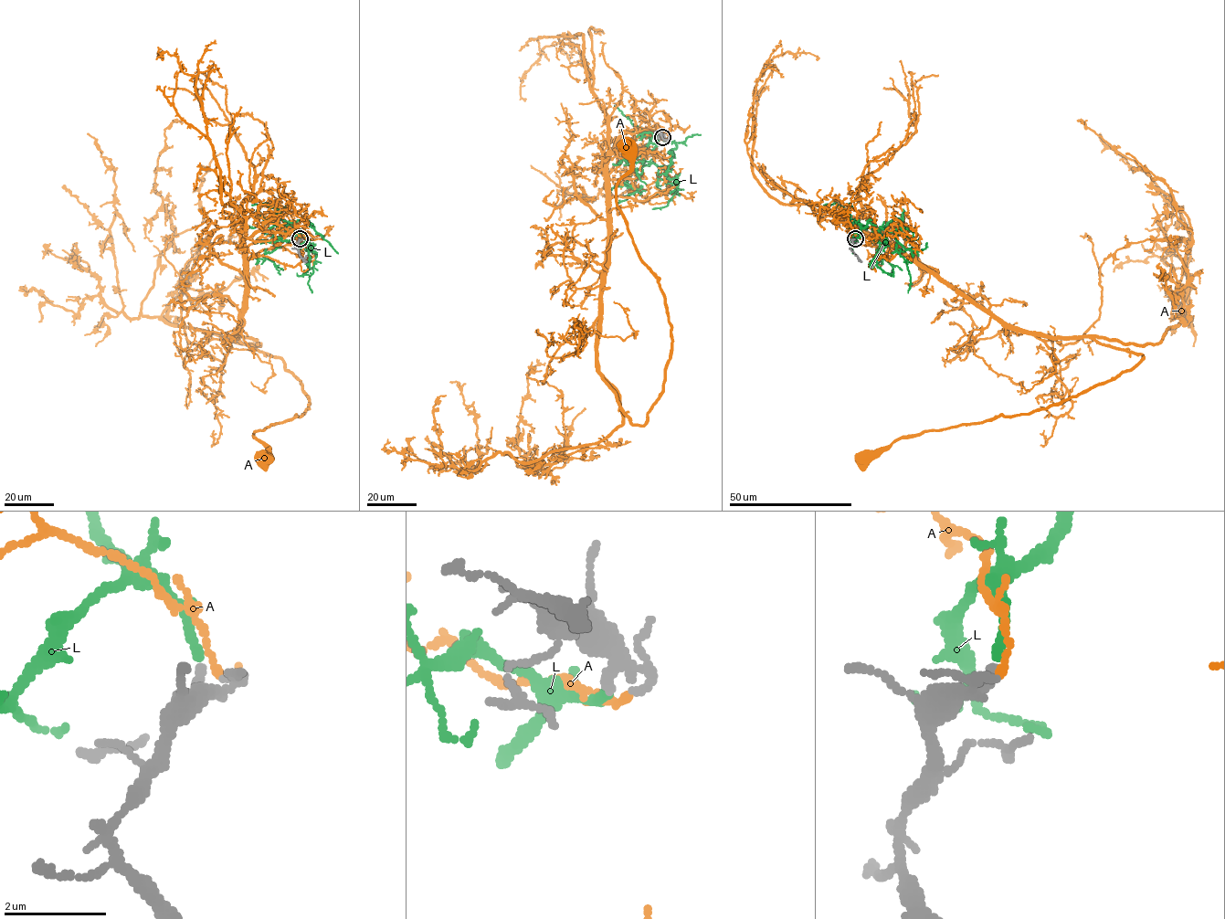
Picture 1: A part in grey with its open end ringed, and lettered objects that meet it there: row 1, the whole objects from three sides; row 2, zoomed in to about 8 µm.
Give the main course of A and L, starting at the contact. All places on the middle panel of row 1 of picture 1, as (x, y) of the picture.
A: (663, 138), (626, 132), (607, 163), (597, 373), (641, 425), (671, 334), (617, 203), (624, 146)
L: (662, 137), (646, 147), (643, 165), (654, 163), (661, 179), (675, 178), (678, 185), (670, 193), (674, 190)

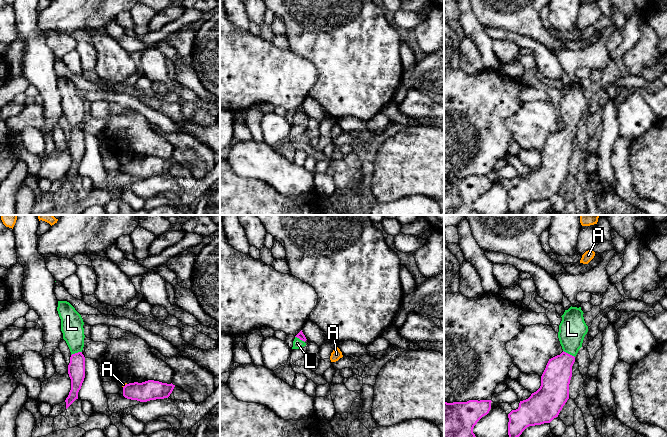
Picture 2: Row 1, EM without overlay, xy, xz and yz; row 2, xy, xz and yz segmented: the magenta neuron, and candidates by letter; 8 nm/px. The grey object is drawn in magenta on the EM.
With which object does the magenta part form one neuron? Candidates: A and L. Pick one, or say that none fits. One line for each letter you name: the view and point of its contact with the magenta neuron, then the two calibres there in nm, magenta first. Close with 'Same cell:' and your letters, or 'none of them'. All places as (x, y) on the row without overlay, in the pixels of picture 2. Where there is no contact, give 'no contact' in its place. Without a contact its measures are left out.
L: meets magenta in yz at (569, 130); 240 nm thick on the magenta side, 220 nm on the other
Same cell: L

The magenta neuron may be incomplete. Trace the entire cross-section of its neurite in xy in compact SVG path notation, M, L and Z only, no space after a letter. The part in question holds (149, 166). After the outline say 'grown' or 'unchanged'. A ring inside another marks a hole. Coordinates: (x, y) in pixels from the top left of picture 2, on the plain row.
M148 156L142 159L134 158L123 163L123 172L127 175L147 178L150 176L168 174L175 161Z; unchanged

